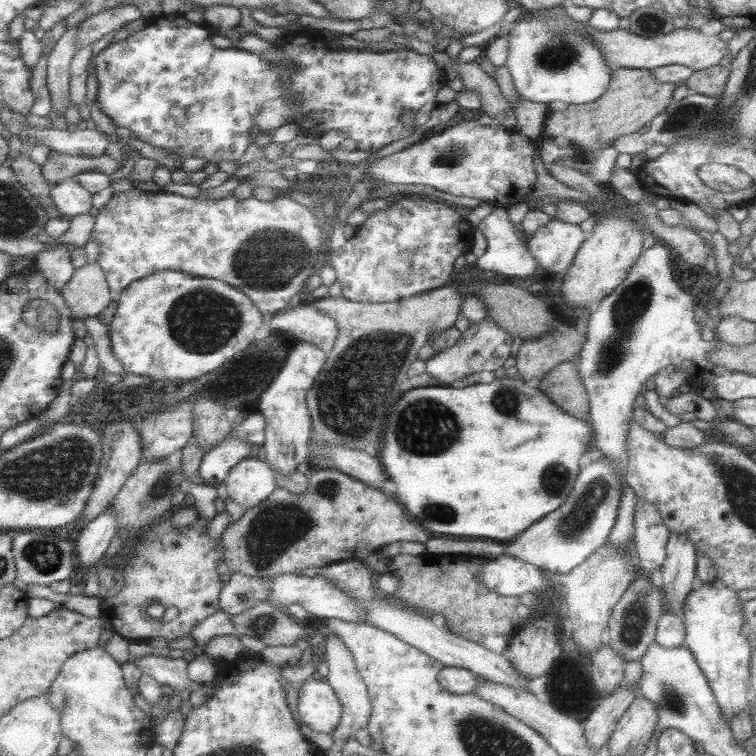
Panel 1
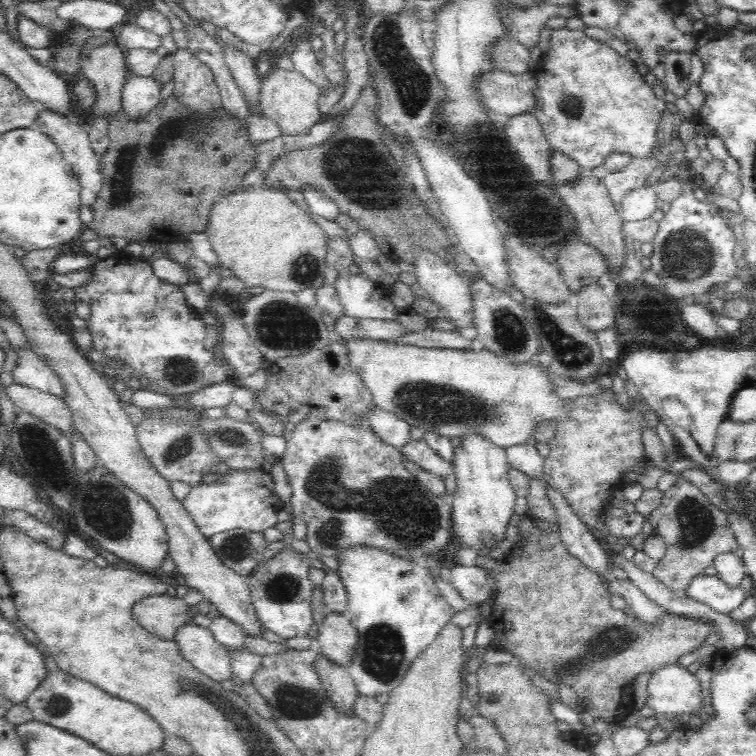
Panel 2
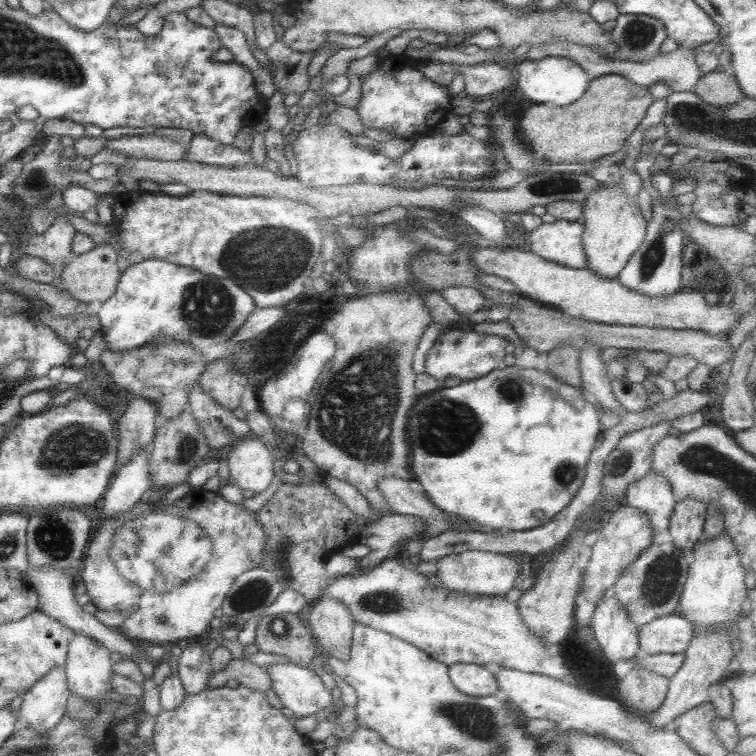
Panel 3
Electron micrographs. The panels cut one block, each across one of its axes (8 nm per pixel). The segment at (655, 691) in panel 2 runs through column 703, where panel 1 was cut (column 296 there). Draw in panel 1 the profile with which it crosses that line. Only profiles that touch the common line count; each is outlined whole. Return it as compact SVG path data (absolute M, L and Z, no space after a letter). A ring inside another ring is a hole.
M312 676L298 690L297 708L295 715L300 721L314 732L324 734L332 734L342 714L342 705L334 689L326 681Z

